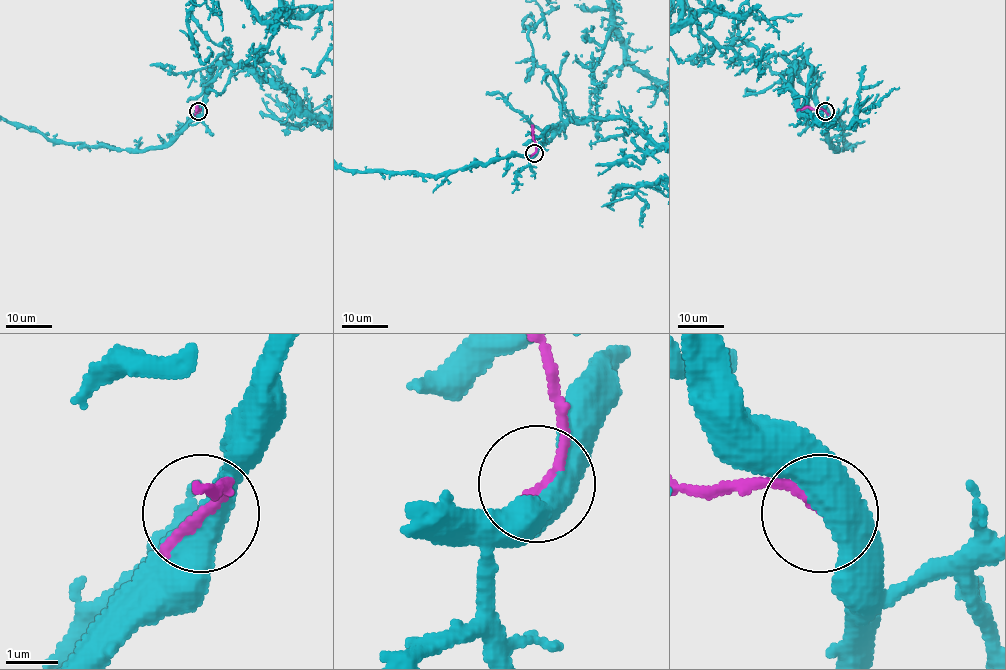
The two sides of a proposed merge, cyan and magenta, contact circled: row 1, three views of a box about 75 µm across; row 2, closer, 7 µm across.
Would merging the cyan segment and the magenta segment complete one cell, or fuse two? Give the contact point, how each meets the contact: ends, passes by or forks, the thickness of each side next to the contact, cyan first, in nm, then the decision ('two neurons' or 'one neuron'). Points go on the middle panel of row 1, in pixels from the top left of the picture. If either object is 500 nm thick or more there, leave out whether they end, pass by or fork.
at (534, 153); 500 nm thick on the cyan side, 240 nm on the other; two neurons

